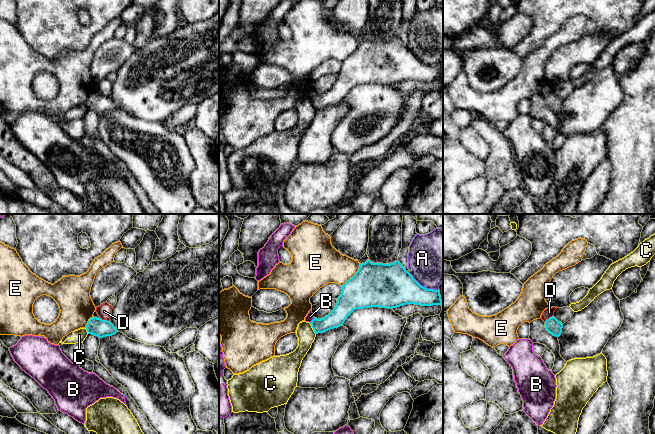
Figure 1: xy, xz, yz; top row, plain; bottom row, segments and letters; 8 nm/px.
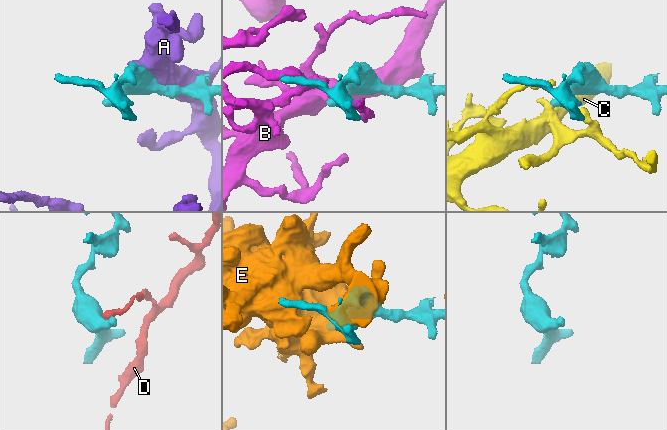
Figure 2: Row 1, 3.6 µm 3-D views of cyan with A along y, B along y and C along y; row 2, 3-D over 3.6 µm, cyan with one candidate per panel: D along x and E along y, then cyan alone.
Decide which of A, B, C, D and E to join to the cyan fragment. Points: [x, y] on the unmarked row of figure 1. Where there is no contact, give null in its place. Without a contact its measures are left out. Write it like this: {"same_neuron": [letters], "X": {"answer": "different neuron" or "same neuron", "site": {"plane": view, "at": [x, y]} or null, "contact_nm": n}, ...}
{"same_neuron": [], "A": {"answer": "different neuron", "site": {"plane": "xz", "at": [422, 62]}, "contact_nm": 280}, "B": {"answer": "different neuron", "site": {"plane": "xz", "at": [312, 96]}, "contact_nm": 60}, "C": {"answer": "different neuron", "site": {"plane": "xz", "at": [312, 103]}, "contact_nm": 110}, "D": {"answer": "different neuron", "site": {"plane": "xy", "at": [104, 96]}, "contact_nm": 90}, "E": {"answer": "different neuron", "site": {"plane": "xz", "at": [353, 52]}, "contact_nm": 240}}

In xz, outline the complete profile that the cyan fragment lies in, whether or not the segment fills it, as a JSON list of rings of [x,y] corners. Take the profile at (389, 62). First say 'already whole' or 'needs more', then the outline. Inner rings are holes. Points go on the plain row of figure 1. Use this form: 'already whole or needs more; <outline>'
already whole; [[[367,36],[360,40],[355,51],[342,61],[342,67],[334,85],[324,94],[314,93],[310,100],[316,110],[324,109],[342,102],[347,93],[356,85],[370,83],[392,85],[406,80],[442,82],[440,67],[421,62],[398,36],[390,40],[372,39]]]

